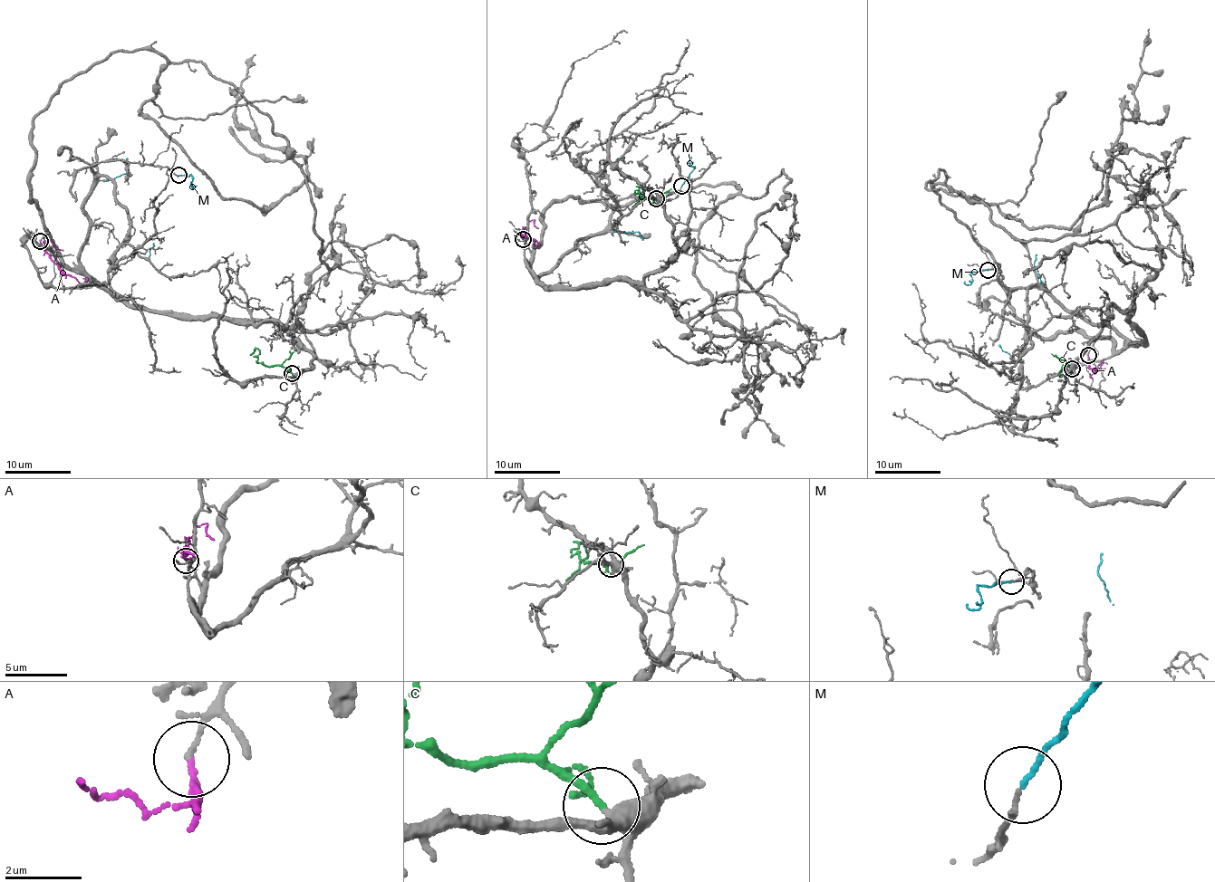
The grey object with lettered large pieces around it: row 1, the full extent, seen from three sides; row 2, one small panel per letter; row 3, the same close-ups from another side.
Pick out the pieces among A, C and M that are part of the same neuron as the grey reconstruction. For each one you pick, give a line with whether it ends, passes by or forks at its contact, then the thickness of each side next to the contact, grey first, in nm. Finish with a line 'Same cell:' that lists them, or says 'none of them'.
C: It ends there. Thickness 320 nm (grey) against 190 nm
Same cell: C

